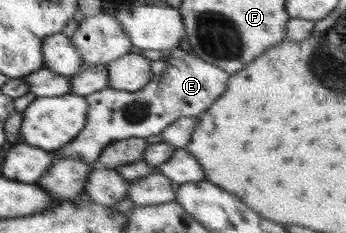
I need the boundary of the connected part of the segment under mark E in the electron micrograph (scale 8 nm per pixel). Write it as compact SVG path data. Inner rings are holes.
M180 46L168 49L168 53L169 58L164 59L166 70L162 75L150 78L142 89L129 92L104 88L85 96L88 113L84 127L72 141L52 151L56 161L61 157L69 157L93 165L108 144L161 134L168 125L180 118L201 115L224 93L231 74L198 56L186 53Z

